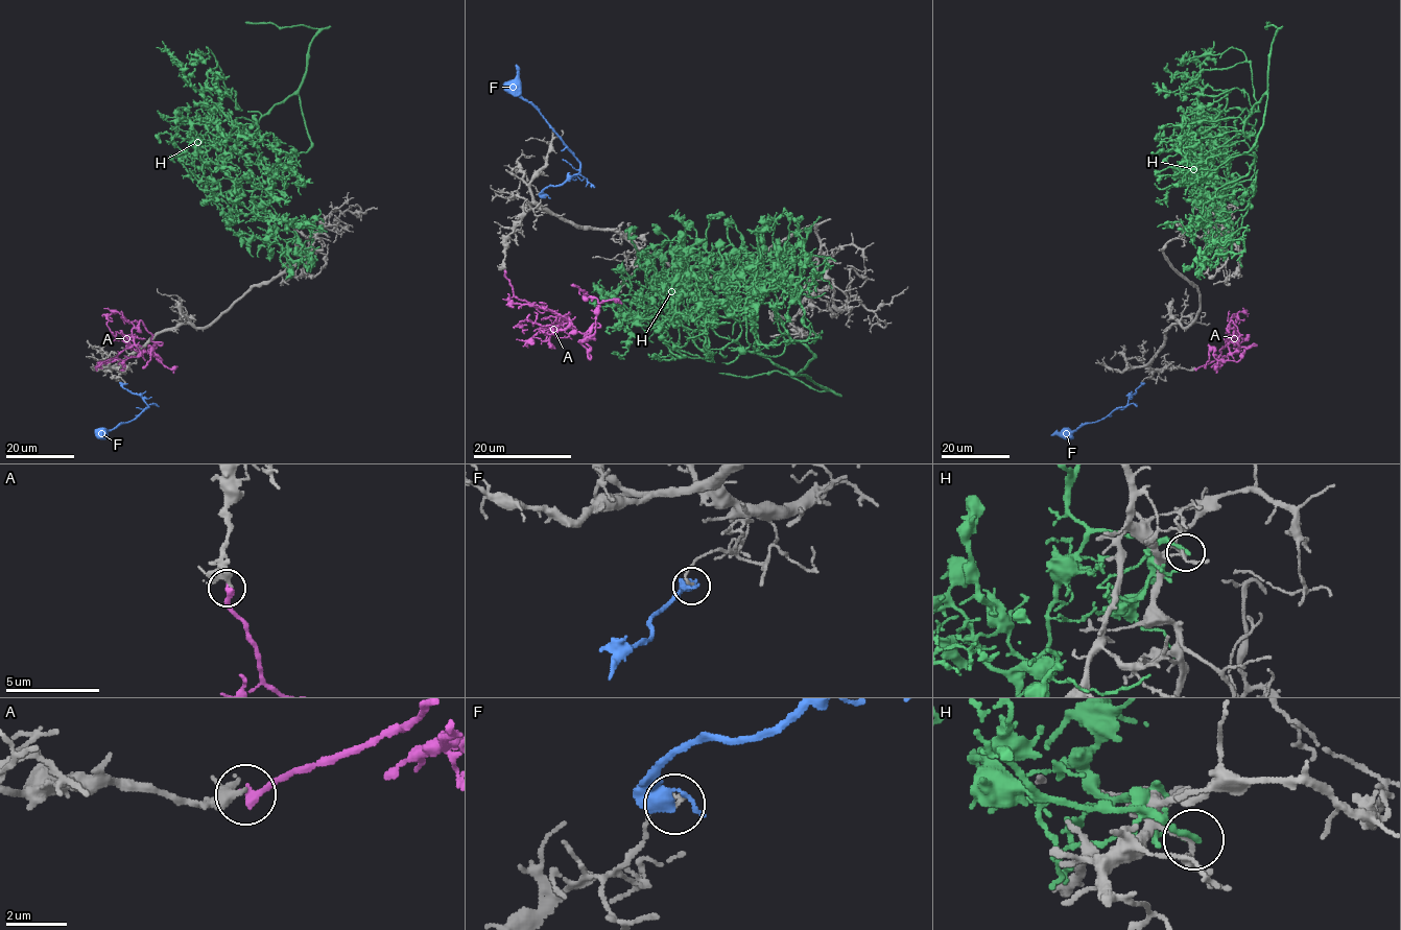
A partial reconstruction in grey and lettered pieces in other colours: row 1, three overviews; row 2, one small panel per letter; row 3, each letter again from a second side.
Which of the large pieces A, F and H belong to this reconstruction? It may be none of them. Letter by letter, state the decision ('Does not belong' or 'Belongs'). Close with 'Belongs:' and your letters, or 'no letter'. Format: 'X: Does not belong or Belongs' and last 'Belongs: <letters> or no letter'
A: Does not belong
F: Does not belong
H: Does not belong
Belongs: no letter

